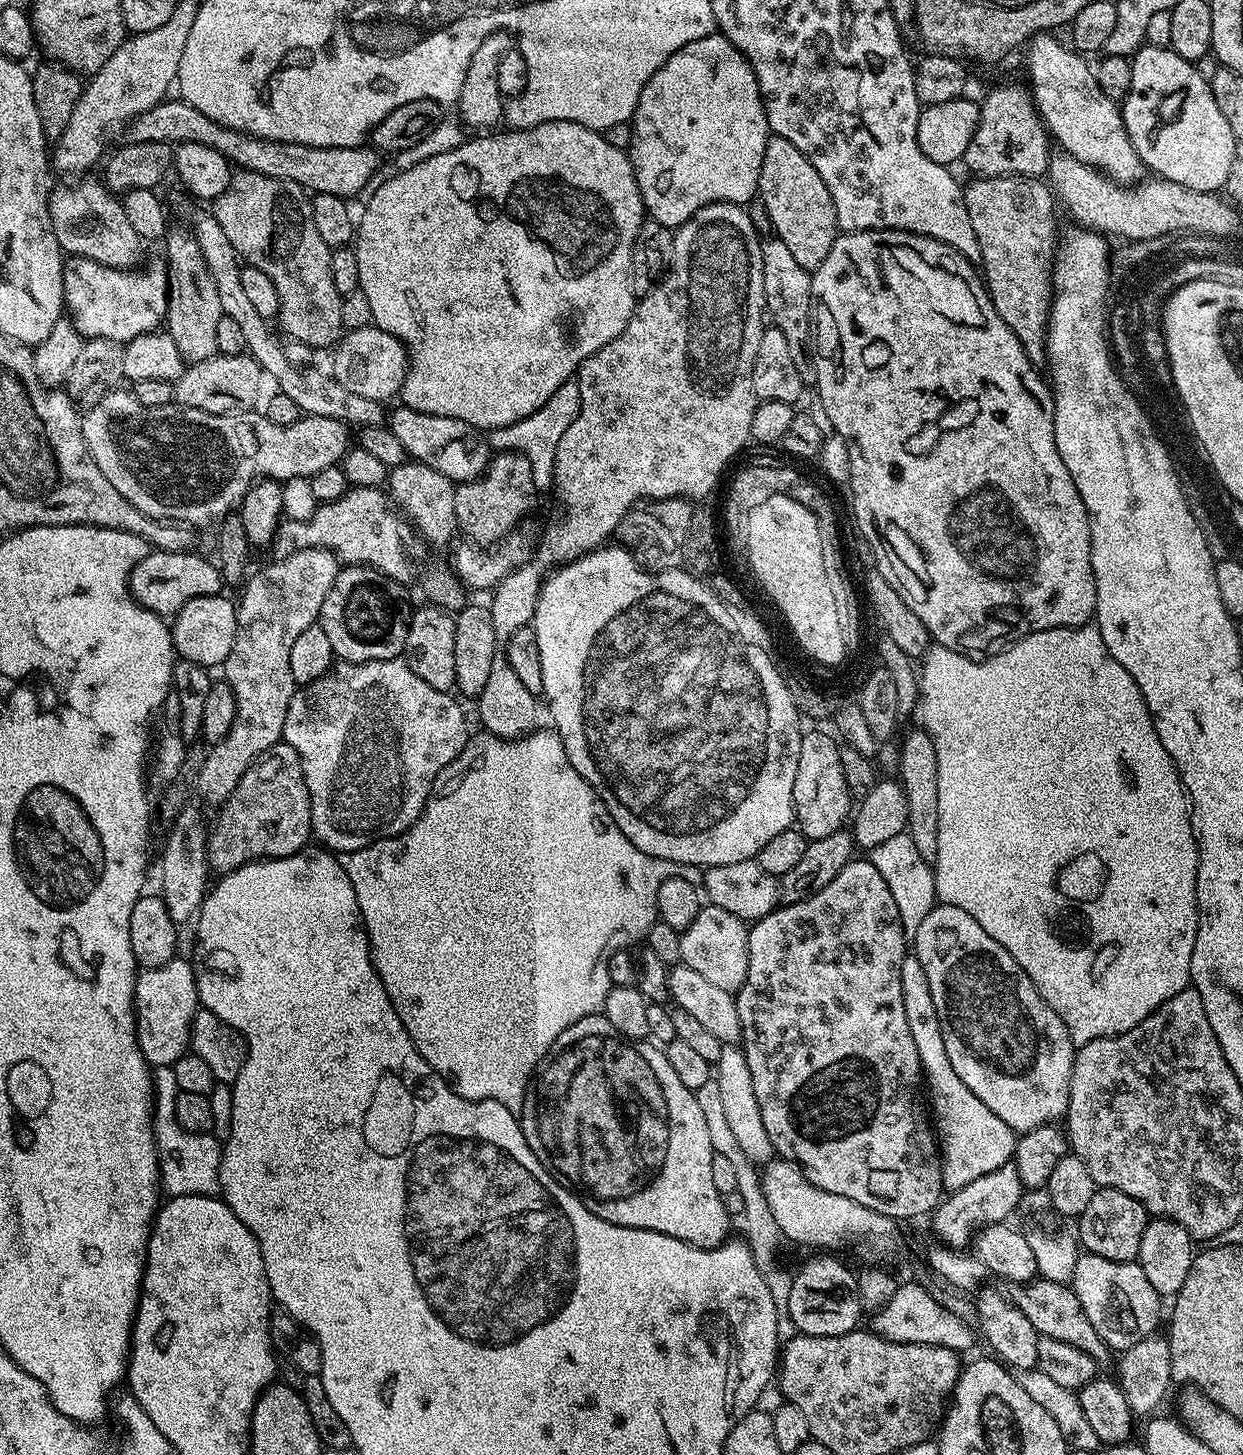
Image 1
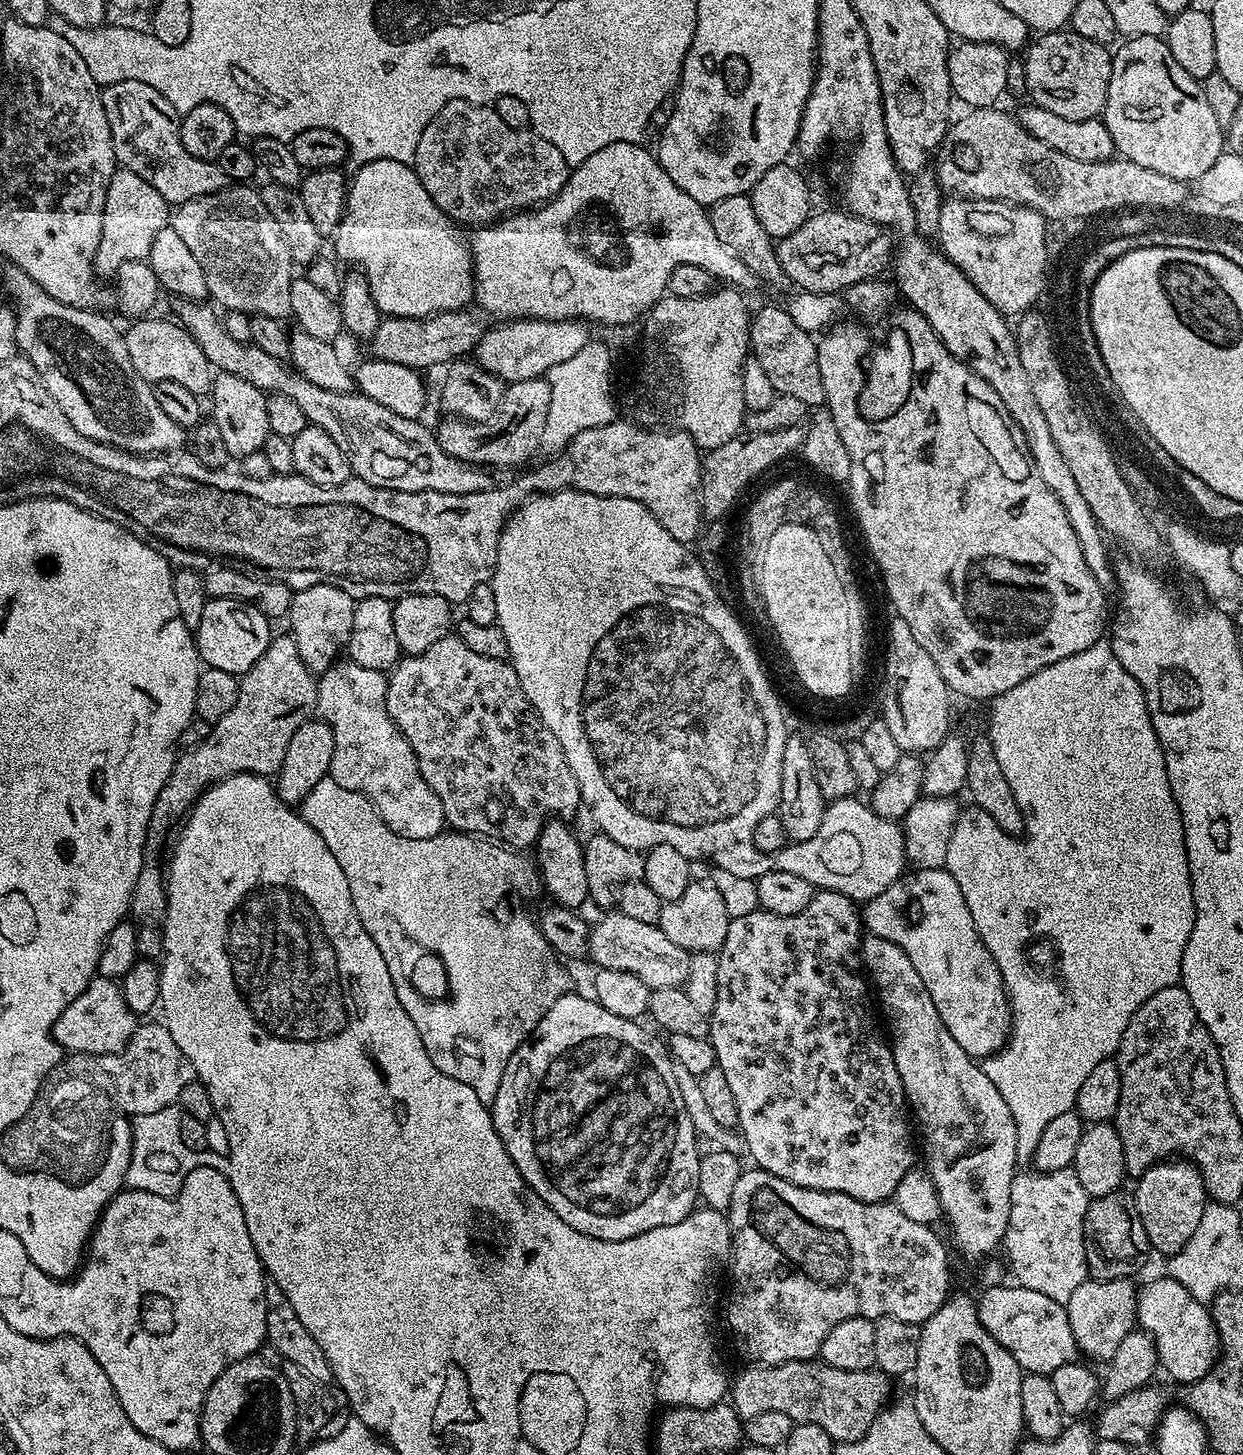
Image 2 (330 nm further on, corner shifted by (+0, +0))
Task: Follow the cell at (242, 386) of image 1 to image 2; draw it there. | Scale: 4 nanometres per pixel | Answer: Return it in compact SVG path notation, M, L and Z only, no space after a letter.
M468 310L437 312L431 316L389 316L381 319L376 333L371 336L372 352L388 364L401 364L404 370L432 368L435 364L447 365L459 361L473 351L486 331L479 315L471 316Z

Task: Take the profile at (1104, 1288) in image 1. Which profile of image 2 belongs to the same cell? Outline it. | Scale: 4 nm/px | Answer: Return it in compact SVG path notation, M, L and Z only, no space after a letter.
M1171 1278L1164 1280L1152 1280L1145 1288L1141 1287L1136 1294L1136 1318L1139 1327L1152 1337L1156 1347L1156 1358L1161 1369L1164 1368L1177 1380L1181 1386L1193 1384L1195 1380L1201 1380L1211 1370L1218 1359L1218 1337L1216 1326L1212 1322L1212 1313L1201 1301L1194 1297L1178 1282Z

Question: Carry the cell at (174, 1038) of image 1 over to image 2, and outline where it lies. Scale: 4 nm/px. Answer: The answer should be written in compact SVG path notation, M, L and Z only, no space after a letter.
M97 975L88 983L86 990L82 990L82 994L78 994L78 998L74 998L74 1002L70 1002L70 1006L66 1006L66 1010L62 1010L60 1017L52 1023L51 1037L61 1049L85 1052L85 1057L88 1058L106 1056L123 1051L137 1025L137 1013L126 1006L121 985L115 980Z

